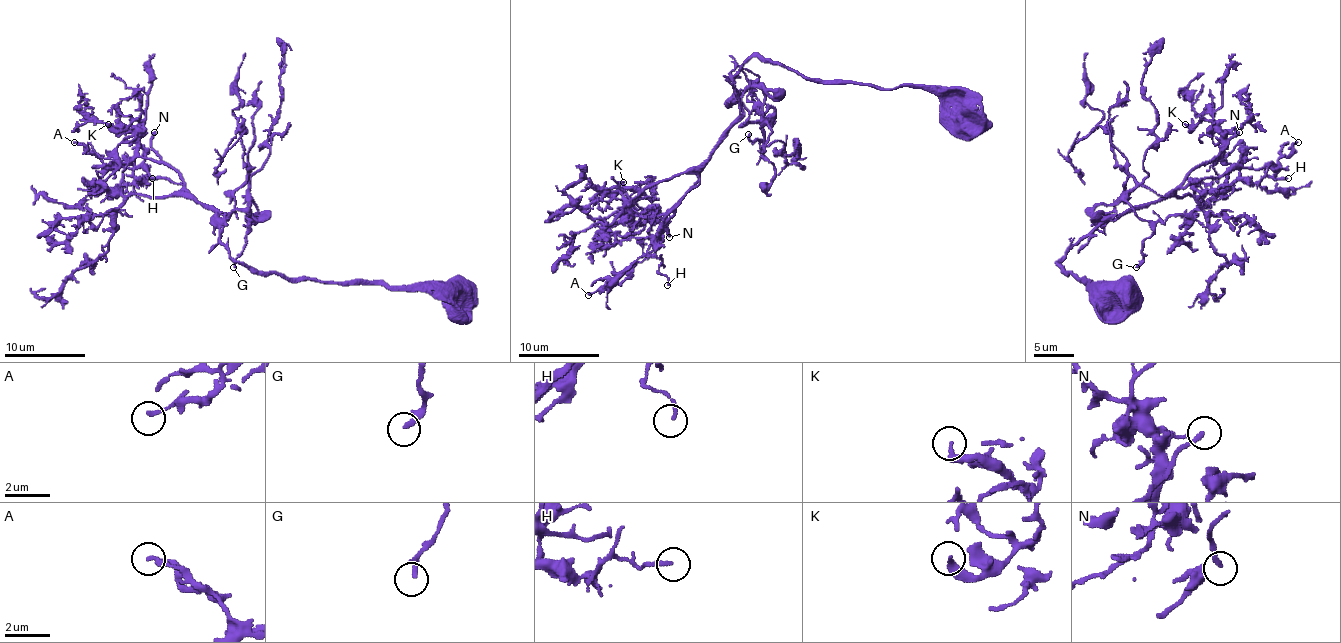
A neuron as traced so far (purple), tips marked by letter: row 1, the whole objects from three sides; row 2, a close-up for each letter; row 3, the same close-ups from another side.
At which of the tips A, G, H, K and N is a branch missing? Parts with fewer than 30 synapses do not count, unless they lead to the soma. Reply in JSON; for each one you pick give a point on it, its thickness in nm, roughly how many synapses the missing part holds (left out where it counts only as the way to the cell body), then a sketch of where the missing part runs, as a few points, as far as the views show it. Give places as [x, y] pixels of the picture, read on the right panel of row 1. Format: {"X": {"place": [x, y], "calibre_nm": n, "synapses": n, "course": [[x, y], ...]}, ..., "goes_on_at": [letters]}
{"N": {"place": [1239, 132], "calibre_nm": 180, "synapses": 50, "course": [[1239, 132], [1247, 120], [1282, 120], [1298, 100], [1292, 94]]}, "goes_on_at": ["N"]}

